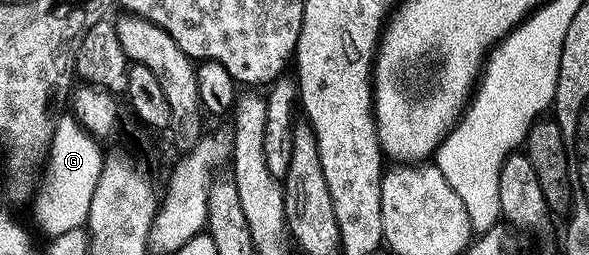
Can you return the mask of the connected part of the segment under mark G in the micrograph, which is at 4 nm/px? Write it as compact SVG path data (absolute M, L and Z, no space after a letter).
M71 113L57 117L54 122L52 141L47 148L45 166L47 169L43 179L38 182L32 203L33 219L36 225L44 231L48 238L61 236L71 229L82 228L89 220L92 194L95 193L95 185L99 181L99 173L102 171L104 154L97 145L98 140L92 136L84 126Z

